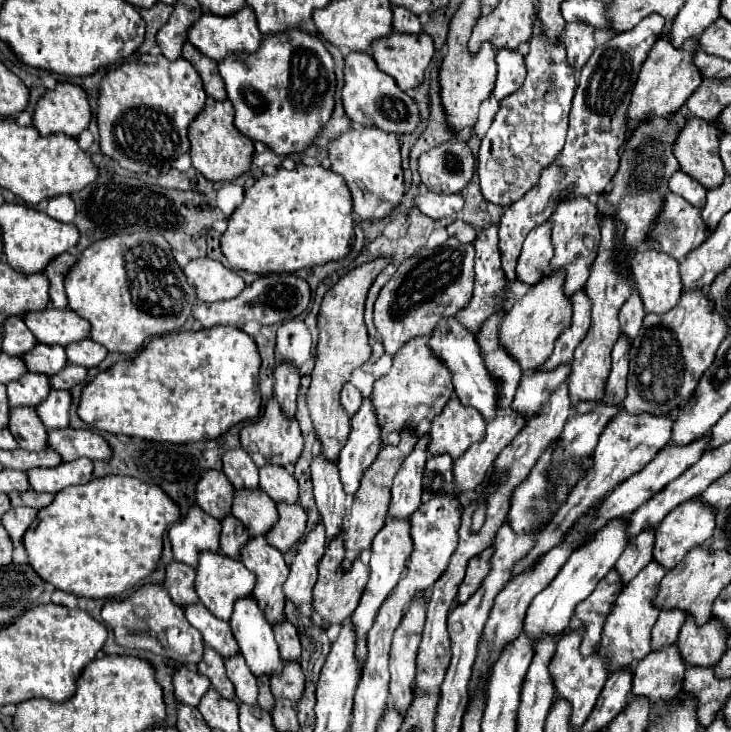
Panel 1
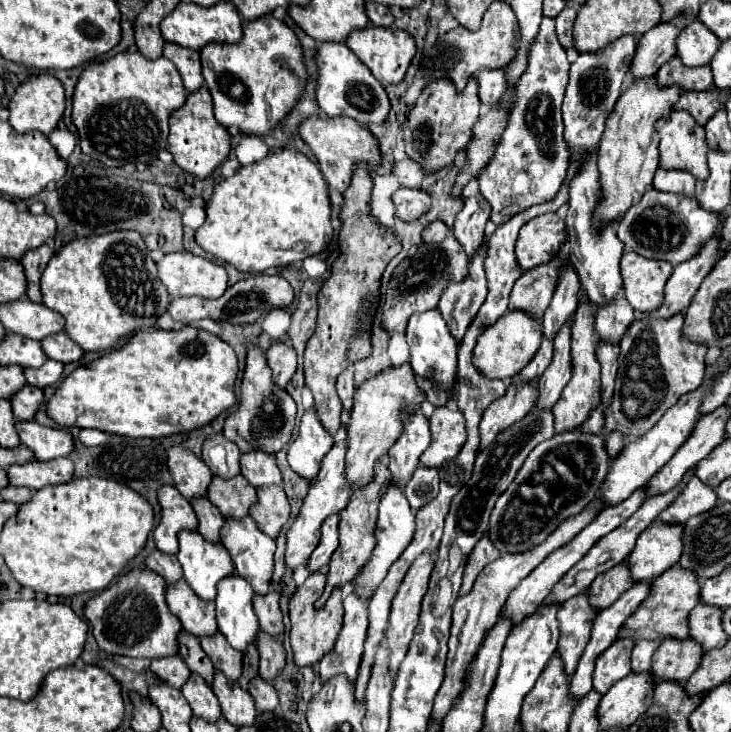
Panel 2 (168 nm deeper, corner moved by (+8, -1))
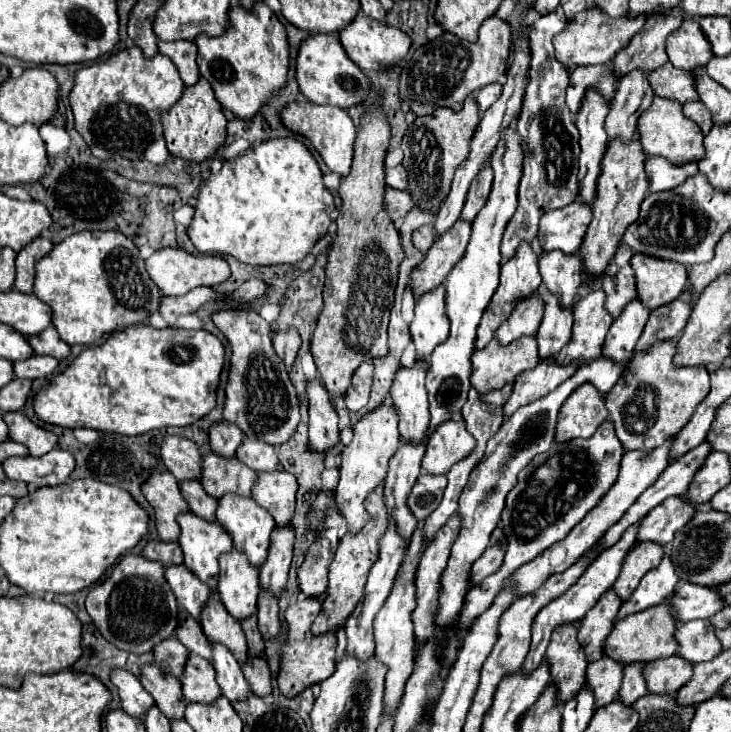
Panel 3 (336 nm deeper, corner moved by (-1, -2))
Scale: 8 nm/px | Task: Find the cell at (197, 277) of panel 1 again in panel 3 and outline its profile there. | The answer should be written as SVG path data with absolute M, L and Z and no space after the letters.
M164 247L154 251L146 259L146 271L150 271L150 279L162 291L162 295L184 295L194 287L212 287L230 277L228 263L218 255L192 255L180 247Z

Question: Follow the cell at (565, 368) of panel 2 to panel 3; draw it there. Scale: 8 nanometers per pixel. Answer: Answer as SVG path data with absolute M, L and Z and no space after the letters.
M596 289L576 303L572 339L556 357L560 365L568 365L570 361L588 363L602 353L606 331L614 323L614 317L604 309L604 299L602 289Z

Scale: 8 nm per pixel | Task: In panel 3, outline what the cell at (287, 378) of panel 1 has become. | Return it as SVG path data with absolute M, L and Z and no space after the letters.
M278 329L278 331L272 333L272 343L274 343L274 349L276 349L278 357L286 363L286 367L292 367L294 359L296 359L296 353L300 349L300 343L302 343L298 331Z

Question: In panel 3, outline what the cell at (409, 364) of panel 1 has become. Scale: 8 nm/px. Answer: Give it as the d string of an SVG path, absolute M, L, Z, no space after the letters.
M380 405L354 425L354 439L350 445L342 449L340 481L334 497L340 515L348 523L348 533L354 535L354 531L360 531L368 521L364 499L384 481L388 471L388 461L396 453L396 449L398 449L398 415L390 407Z

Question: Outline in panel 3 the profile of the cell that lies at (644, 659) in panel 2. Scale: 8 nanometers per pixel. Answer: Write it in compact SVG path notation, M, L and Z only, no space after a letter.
M632 663L624 667L624 677L622 677L622 687L618 691L618 701L632 705L636 699L646 695L646 683L642 679L642 663Z

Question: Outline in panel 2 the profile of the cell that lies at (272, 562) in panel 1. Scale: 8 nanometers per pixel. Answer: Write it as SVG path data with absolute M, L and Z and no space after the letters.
M251 516L241 518L241 520L227 520L223 530L221 530L221 544L229 550L235 570L241 578L245 578L257 596L265 596L269 592L271 586L271 576L275 570L275 562L273 562L273 554L275 554L275 540L271 540L269 536L265 536L257 524L253 522Z

